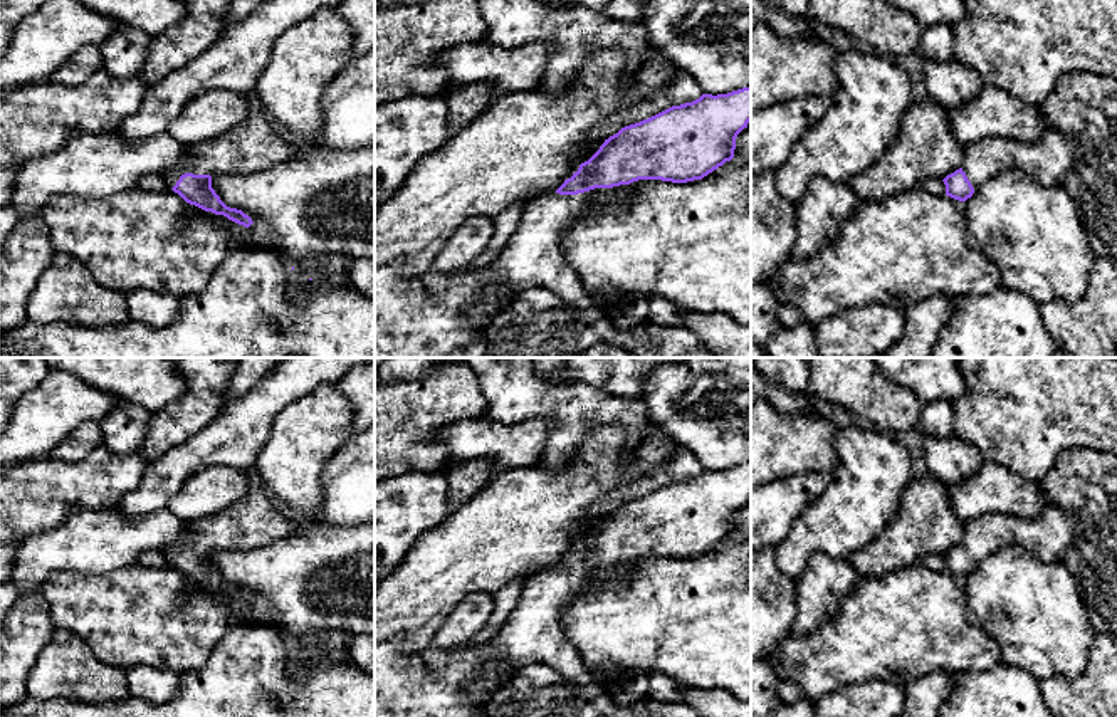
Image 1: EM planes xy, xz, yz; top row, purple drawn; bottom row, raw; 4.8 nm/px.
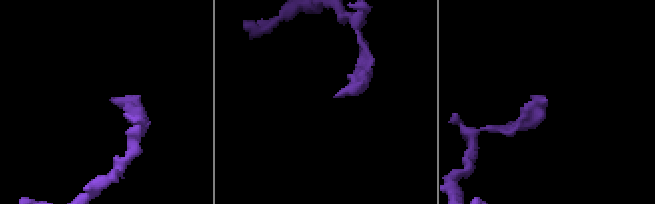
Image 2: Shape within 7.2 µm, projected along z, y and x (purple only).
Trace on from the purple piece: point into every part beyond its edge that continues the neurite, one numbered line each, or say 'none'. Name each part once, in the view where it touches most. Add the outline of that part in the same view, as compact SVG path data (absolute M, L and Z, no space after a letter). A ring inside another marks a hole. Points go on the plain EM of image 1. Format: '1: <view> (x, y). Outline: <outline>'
1: xz (434, 682). Outline: M633 561L595 564L578 571L556 568L526 579L519 601L496 635L479 645L450 648L427 646L413 653L395 652L390 643L375 645L375 717L470 717L514 672L531 663L556 670L564 680L600 685L608 692L623 670L591 670L561 628L563 610L593 579L620 579L633 569Z

